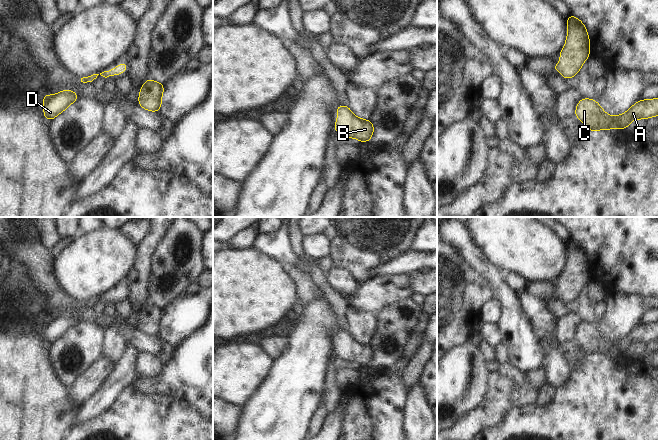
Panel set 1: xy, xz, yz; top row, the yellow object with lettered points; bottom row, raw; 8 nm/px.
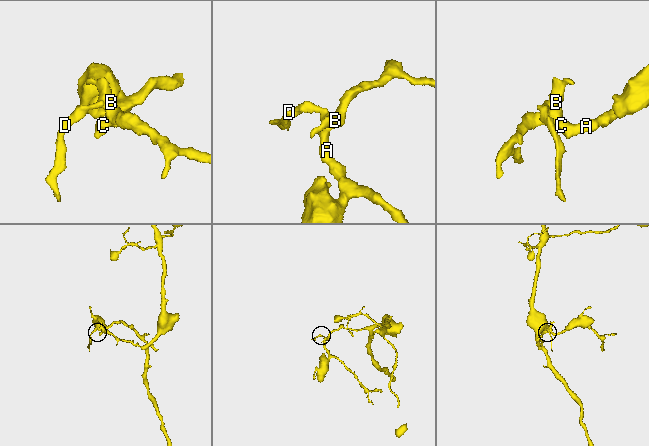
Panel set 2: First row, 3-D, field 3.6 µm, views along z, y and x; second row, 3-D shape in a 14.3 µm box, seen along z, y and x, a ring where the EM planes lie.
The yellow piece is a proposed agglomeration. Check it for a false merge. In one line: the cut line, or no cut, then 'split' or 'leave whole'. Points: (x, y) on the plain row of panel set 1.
cut none; leave whole

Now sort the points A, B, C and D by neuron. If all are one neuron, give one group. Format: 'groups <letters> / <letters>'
groups A B C D

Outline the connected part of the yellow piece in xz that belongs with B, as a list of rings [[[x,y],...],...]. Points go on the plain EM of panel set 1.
[[[337,330],[340,338],[335,345],[335,355],[347,362],[356,362],[361,367],[368,366],[373,359],[374,351],[371,344],[363,344],[351,337],[349,330]]]

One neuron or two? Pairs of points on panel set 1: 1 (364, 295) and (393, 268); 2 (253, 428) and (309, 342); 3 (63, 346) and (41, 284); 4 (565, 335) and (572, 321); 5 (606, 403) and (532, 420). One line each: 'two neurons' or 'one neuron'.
1: two neurons
2: one neuron
3: two neurons
4: one neuron
5: one neuron

